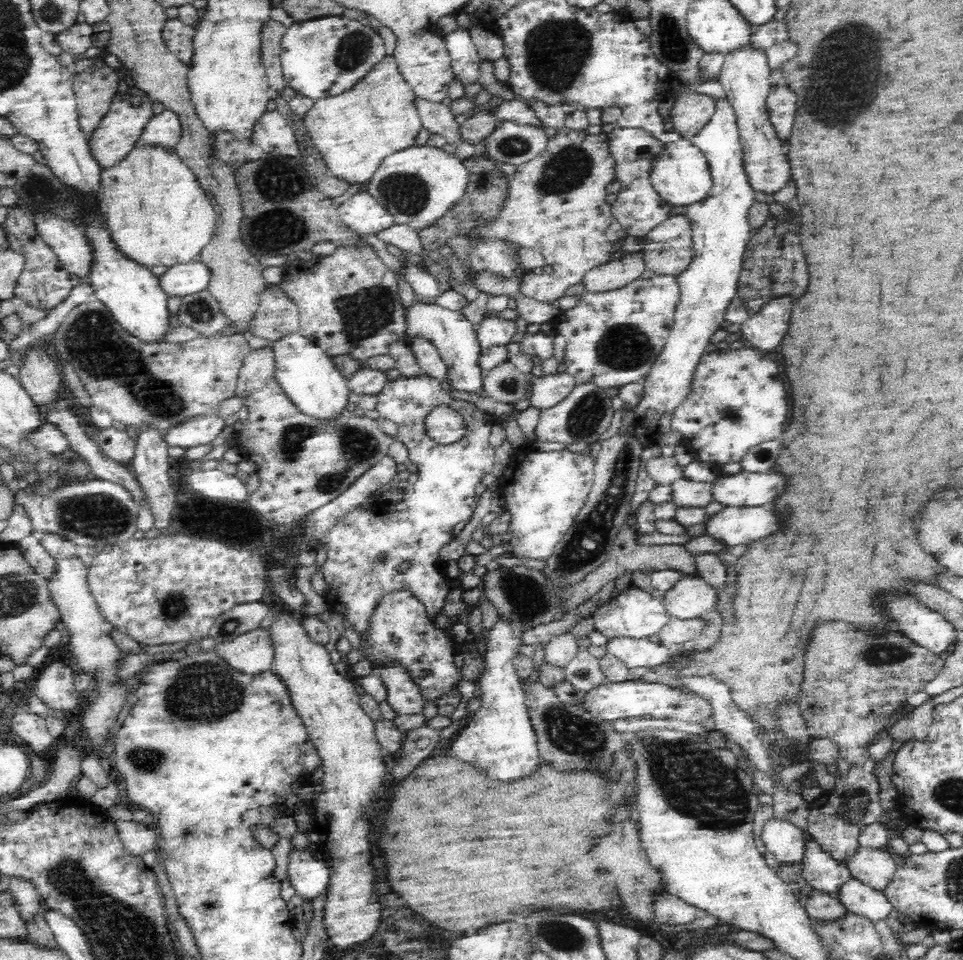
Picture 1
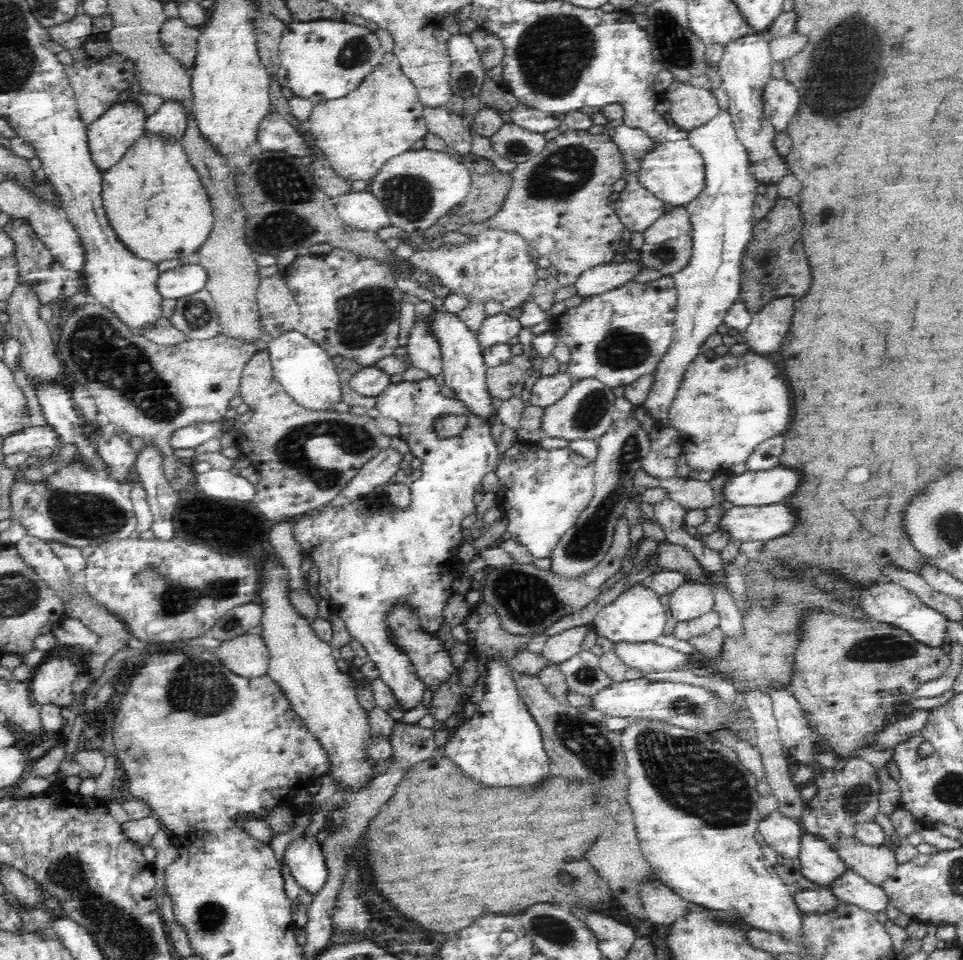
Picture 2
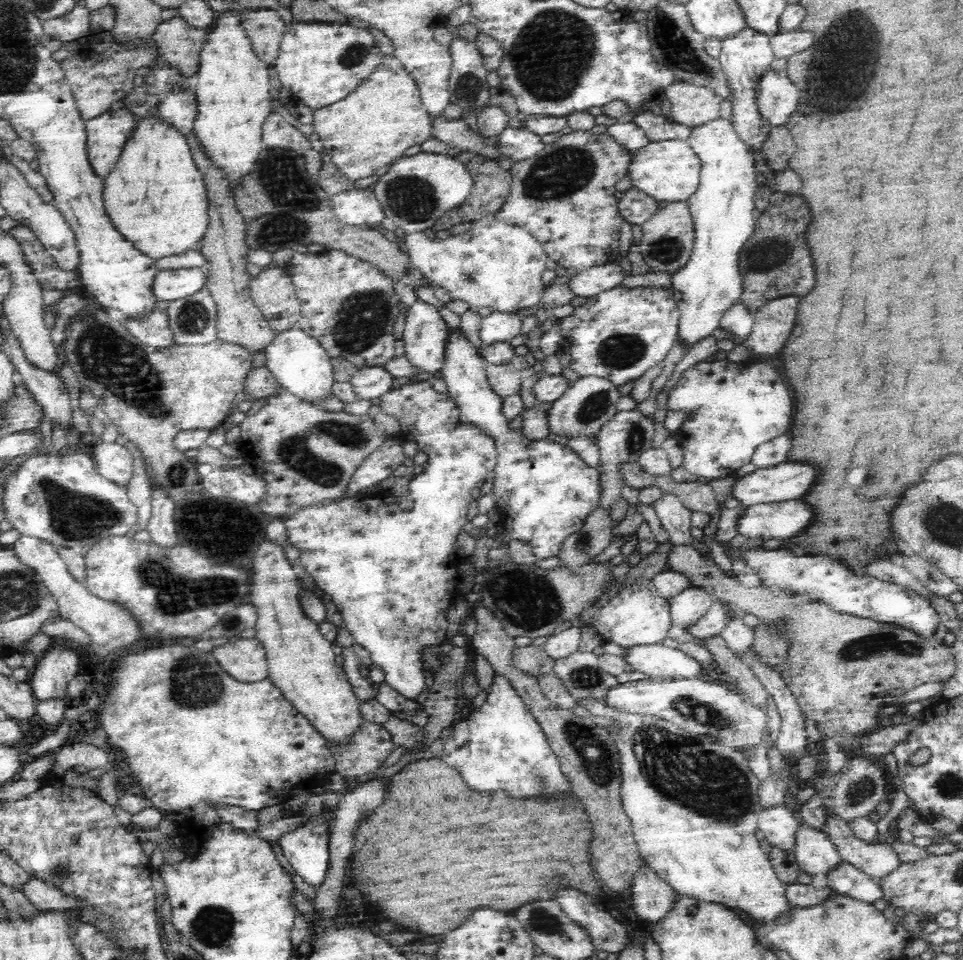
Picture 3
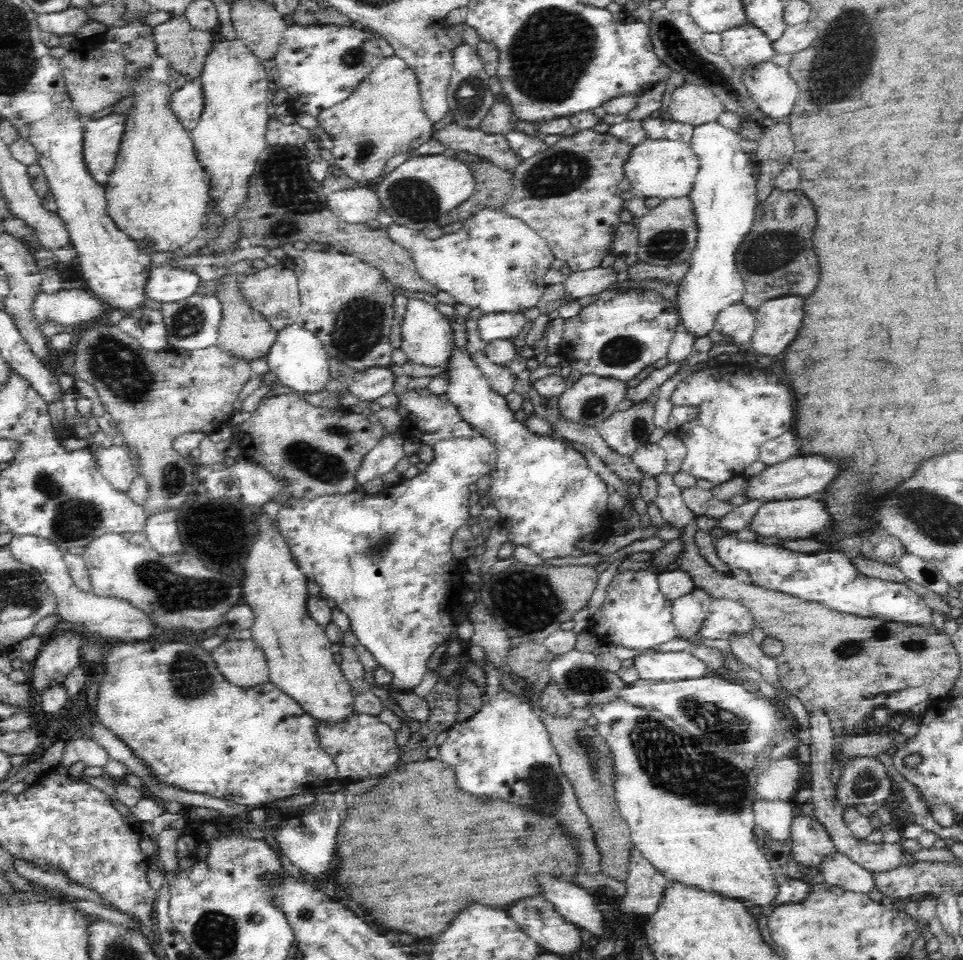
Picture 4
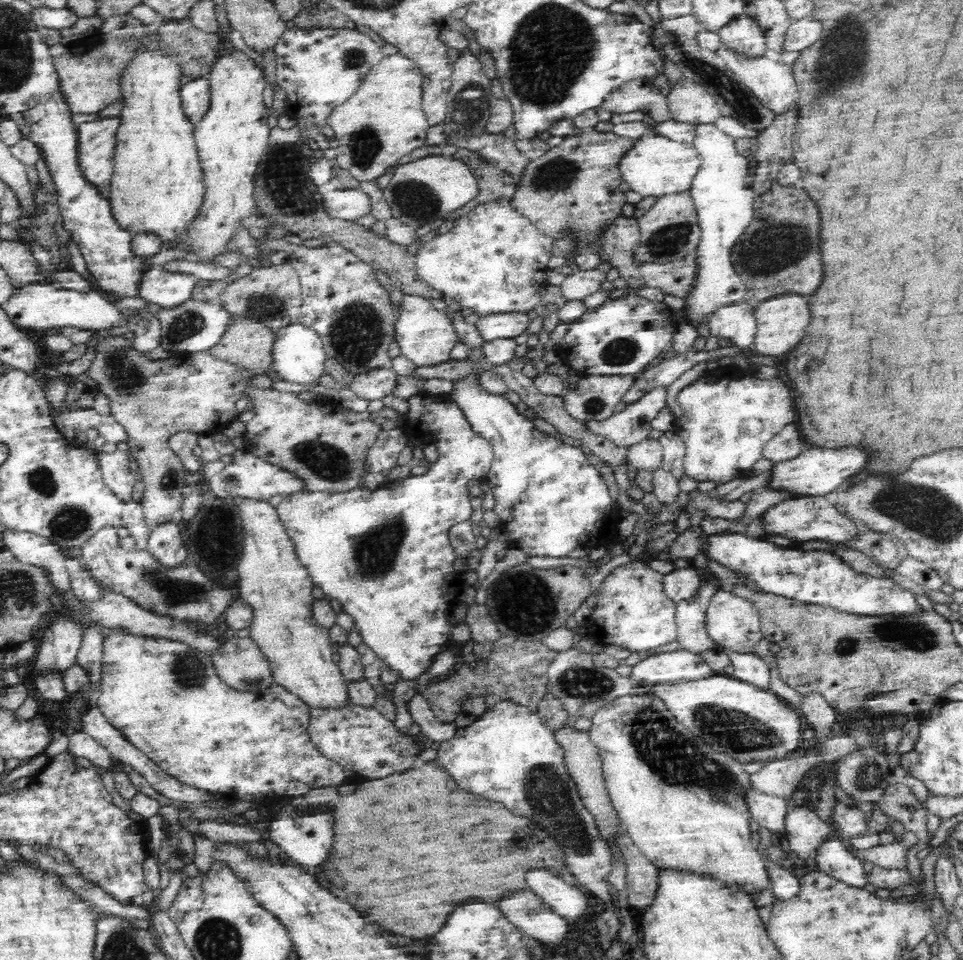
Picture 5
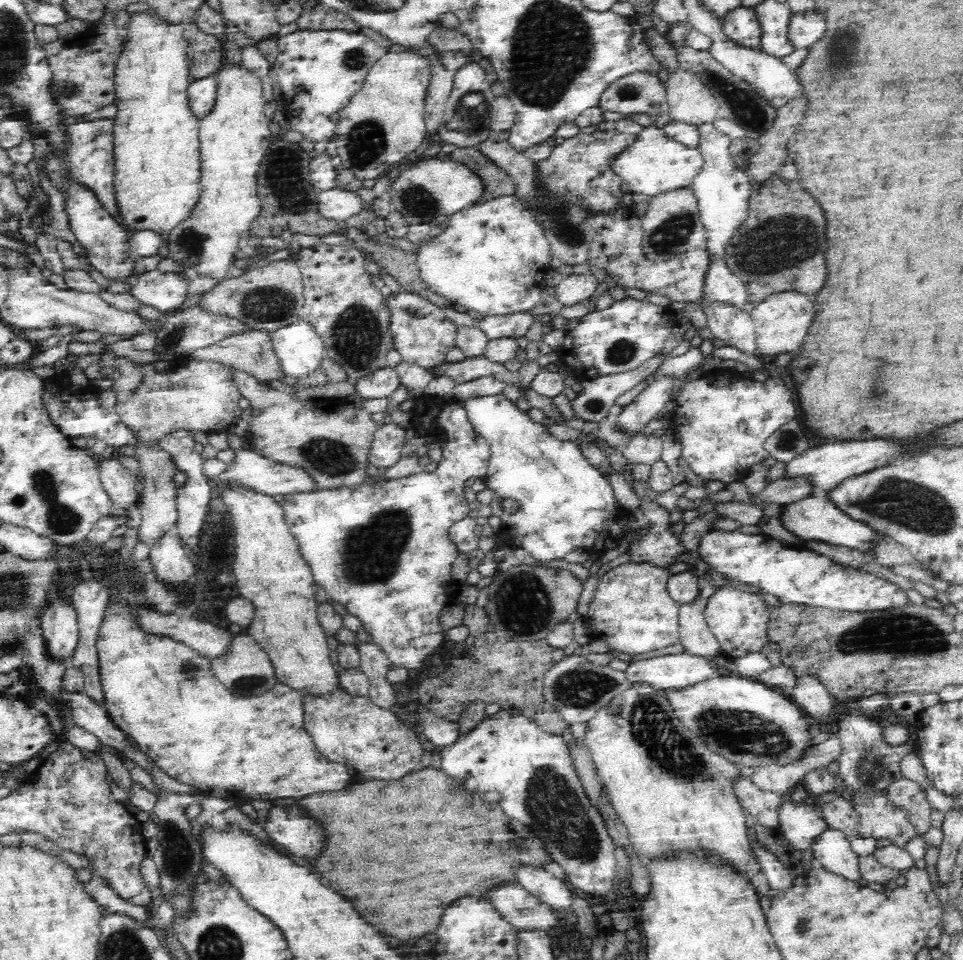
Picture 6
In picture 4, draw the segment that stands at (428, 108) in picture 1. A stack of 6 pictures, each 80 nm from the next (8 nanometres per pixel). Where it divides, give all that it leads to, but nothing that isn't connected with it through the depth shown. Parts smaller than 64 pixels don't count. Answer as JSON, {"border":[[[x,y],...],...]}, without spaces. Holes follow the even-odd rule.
{"border":[[[449,124],[434,131],[433,137],[438,139],[445,148],[475,154],[502,170],[512,172],[519,168],[523,161],[508,143],[505,133],[486,134],[479,128],[472,130],[458,124]]]}

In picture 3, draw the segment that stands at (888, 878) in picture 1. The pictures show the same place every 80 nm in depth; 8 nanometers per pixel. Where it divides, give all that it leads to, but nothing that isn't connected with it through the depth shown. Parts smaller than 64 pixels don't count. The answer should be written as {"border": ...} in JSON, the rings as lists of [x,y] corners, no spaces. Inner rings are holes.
{"border":[[[827,810],[823,831],[837,846],[841,859],[850,862],[872,879],[877,880],[897,870],[900,866],[898,852],[892,844],[883,841],[873,843],[854,835],[848,821],[832,810]]]}

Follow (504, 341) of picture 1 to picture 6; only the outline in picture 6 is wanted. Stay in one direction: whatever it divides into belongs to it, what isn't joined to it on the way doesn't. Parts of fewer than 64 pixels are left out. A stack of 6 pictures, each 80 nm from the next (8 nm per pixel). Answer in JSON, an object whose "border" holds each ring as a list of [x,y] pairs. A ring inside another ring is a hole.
{"border":[[[515,312],[500,316],[483,316],[476,324],[486,333],[489,340],[497,338],[522,338],[534,324],[535,315],[528,312]]]}

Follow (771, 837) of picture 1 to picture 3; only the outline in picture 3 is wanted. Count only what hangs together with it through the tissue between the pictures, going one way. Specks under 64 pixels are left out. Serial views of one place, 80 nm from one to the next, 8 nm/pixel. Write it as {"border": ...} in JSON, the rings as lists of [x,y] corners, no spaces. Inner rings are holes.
{"border":[[[784,803],[759,808],[757,829],[765,834],[765,840],[783,850],[795,847],[795,830],[798,820],[794,811]]]}

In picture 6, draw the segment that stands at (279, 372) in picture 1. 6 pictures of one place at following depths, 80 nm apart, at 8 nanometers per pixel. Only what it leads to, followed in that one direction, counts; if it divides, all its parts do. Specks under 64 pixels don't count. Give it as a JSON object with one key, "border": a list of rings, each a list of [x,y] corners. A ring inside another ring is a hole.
{"border":[[[302,318],[275,330],[271,333],[271,341],[280,365],[291,381],[314,372],[327,354],[314,325]]]}

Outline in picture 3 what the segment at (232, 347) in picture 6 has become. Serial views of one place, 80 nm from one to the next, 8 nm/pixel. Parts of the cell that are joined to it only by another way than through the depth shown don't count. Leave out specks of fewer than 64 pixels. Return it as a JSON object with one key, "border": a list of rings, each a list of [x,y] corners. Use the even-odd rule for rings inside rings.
{"border":[[[193,132],[188,135],[188,142],[191,143],[192,155],[195,163],[203,172],[205,177],[207,197],[208,197],[208,216],[209,223],[206,232],[200,240],[198,247],[199,252],[206,259],[204,269],[206,271],[207,282],[206,288],[210,291],[218,307],[218,339],[226,344],[241,346],[244,350],[256,354],[262,352],[271,344],[277,335],[271,329],[270,323],[262,311],[253,303],[249,297],[248,281],[252,278],[246,269],[248,260],[245,257],[249,249],[245,242],[246,225],[241,218],[235,205],[234,195],[229,192],[227,184],[224,181],[224,174],[213,167],[203,150],[200,148],[198,141],[195,139]]]}

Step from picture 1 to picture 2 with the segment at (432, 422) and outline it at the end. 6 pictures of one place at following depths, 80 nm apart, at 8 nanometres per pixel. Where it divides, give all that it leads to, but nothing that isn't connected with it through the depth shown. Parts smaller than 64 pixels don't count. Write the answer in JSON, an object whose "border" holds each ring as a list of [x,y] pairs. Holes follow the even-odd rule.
{"border":[[[434,310],[434,314],[428,318],[432,325],[432,331],[436,333],[440,343],[440,352],[443,360],[445,386],[452,389],[456,399],[464,405],[466,414],[445,417],[436,423],[436,432],[439,436],[458,436],[469,422],[471,417],[476,417],[484,423],[498,422],[494,404],[497,402],[489,392],[487,386],[487,371],[481,346],[477,341],[476,331],[469,329],[458,314],[448,313],[445,310]]]}

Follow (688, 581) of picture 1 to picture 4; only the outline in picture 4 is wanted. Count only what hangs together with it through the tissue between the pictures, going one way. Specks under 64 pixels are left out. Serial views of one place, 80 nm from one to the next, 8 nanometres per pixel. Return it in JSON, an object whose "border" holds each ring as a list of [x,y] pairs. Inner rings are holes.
{"border":[[[696,587],[692,594],[672,600],[672,623],[678,636],[690,646],[702,646],[700,628],[707,617],[713,596],[707,590]]]}

